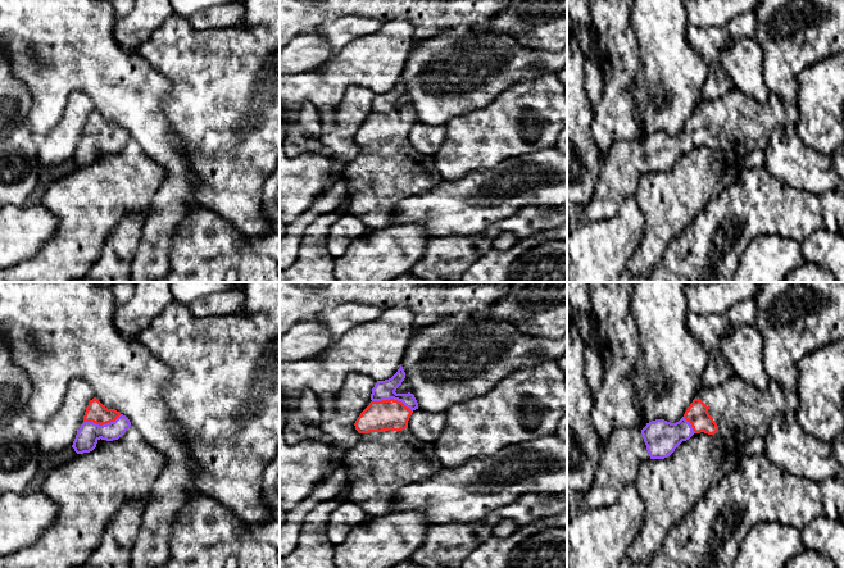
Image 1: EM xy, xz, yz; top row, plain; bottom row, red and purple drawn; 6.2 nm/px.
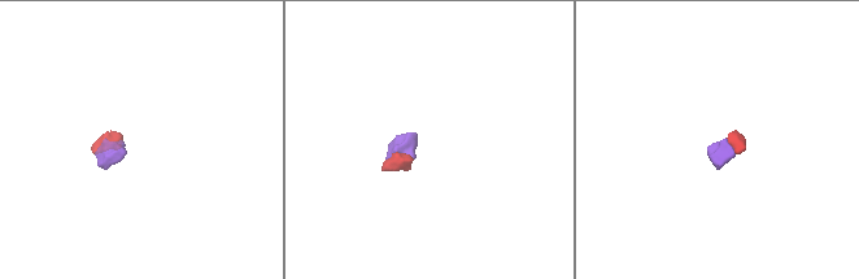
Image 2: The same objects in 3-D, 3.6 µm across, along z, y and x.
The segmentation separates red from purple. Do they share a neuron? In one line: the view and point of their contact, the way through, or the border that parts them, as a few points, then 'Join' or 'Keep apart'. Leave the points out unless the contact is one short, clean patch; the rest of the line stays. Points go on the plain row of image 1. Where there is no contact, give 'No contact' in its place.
Touches red at xz (393, 112). Path across: xz (391, 127), (393, 112), (384, 103). Join

